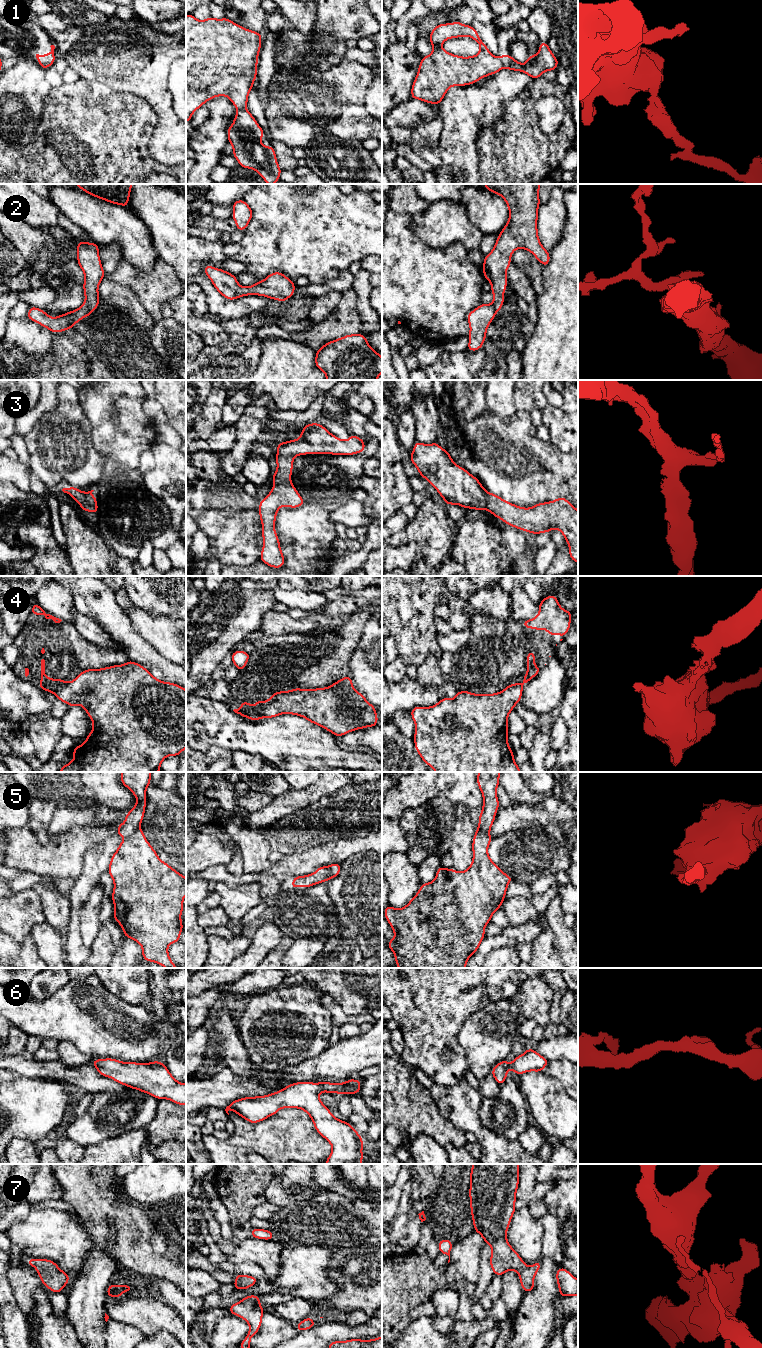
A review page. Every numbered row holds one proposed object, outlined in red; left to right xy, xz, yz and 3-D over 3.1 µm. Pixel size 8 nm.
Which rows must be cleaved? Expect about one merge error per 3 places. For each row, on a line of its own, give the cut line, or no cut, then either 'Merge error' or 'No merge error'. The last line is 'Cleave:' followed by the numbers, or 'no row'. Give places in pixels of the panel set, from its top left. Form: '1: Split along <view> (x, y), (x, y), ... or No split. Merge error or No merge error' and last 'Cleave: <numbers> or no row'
1: Split along yz (498, 57), (504, 67). Merge error
2: No split. No merge error
3: No split. No merge error
4: Split along xy (68, 683), (55, 694). Merge error
5: Split along xy (139, 826), (126, 838). Merge error
6: No split. No merge error
7: No split. No merge error
Cleave: 1, 4, 5

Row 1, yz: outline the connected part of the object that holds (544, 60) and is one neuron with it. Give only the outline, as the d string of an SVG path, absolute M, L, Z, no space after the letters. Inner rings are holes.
M543 41L540 42L539 52L536 55L528 56L525 64L519 63L512 55L500 55L499 58L504 68L524 72L533 80L541 77L544 71L555 71L556 67L559 65L548 43Z

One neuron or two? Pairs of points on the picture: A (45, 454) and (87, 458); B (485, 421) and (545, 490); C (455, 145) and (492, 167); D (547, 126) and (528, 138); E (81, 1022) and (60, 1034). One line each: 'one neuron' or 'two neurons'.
A: one neuron
B: one neuron
C: two neurons
D: two neurons
E: one neuron

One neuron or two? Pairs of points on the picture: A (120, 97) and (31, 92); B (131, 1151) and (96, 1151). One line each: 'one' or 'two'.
A: two
B: one

